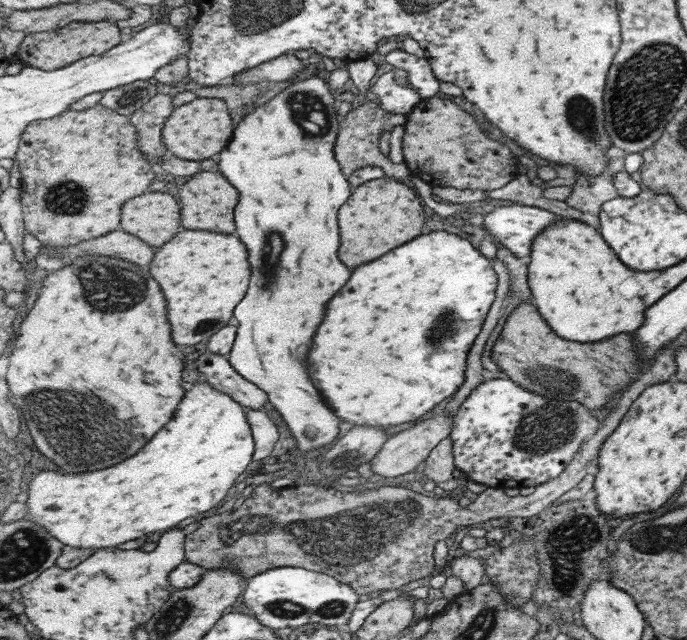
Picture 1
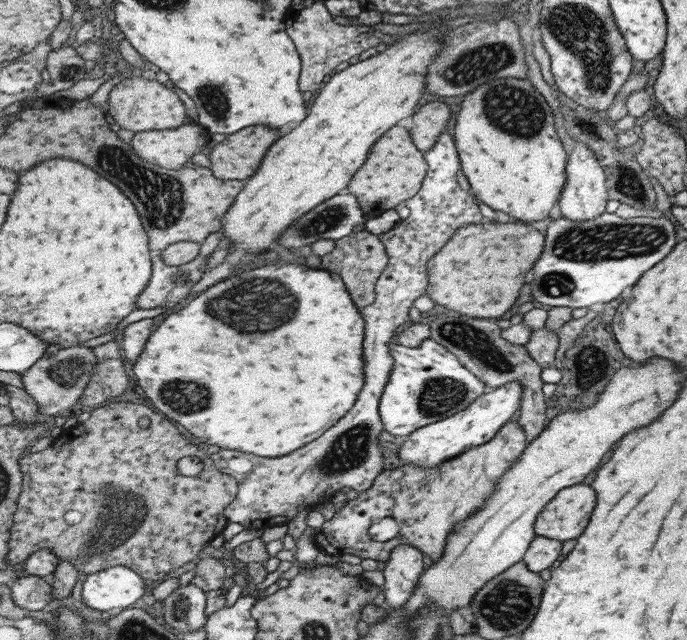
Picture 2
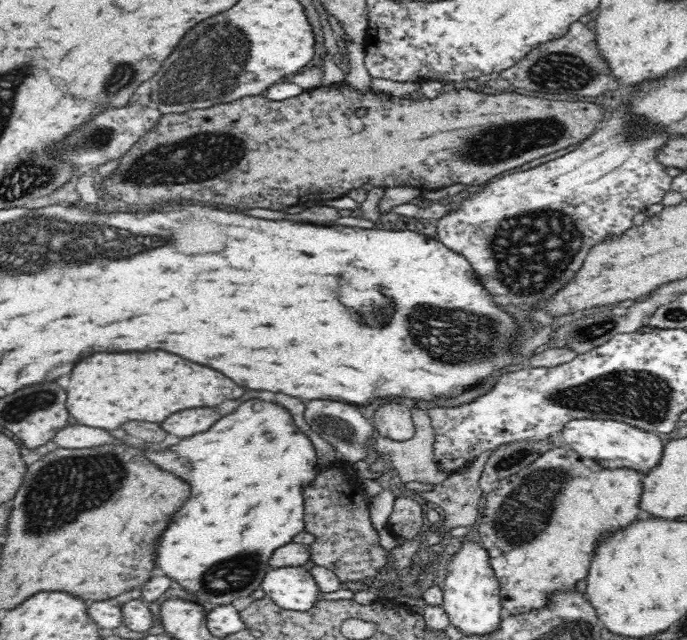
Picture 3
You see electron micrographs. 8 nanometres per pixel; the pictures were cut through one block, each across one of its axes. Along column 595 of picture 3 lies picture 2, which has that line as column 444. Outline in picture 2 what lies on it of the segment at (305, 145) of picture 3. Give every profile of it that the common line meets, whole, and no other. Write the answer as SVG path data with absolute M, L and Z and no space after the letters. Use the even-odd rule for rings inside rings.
M433 101L419 107L412 118L413 126L410 130L413 132L414 143L417 148L427 152L447 130L447 124L454 122L455 116L447 104Z

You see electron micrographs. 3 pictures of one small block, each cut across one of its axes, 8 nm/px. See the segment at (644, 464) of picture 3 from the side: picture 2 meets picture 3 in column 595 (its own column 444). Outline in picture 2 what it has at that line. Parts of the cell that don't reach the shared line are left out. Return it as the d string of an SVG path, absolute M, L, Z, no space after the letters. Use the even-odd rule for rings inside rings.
M513 381L496 389L489 389L481 398L473 401L464 411L455 416L439 420L433 424L419 428L402 441L398 449L399 458L403 464L413 463L425 468L433 468L445 461L467 452L473 447L480 447L491 442L501 428L519 416L523 400L525 385L521 381Z

